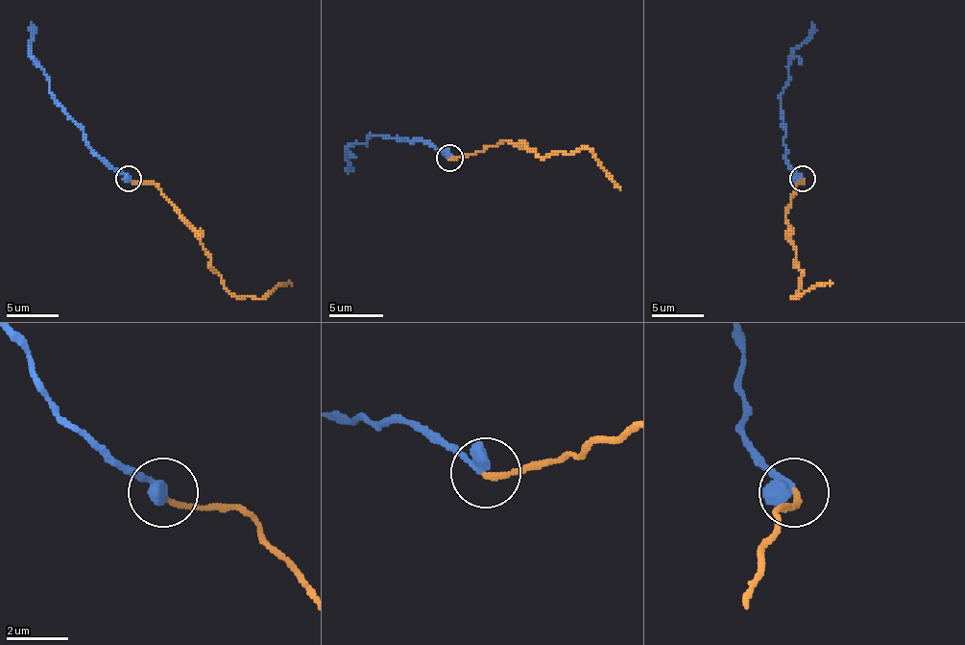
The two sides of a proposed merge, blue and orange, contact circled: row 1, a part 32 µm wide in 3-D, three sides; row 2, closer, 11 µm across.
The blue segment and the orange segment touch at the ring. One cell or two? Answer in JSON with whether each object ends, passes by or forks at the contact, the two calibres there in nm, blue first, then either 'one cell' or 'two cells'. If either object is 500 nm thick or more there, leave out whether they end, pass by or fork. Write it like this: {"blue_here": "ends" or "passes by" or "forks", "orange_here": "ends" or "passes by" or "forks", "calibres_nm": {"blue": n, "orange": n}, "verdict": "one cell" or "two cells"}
{"blue_here": "ends", "orange_here": "ends", "calibres_nm": {"blue": 480, "orange": 180}, "verdict": "one cell"}

